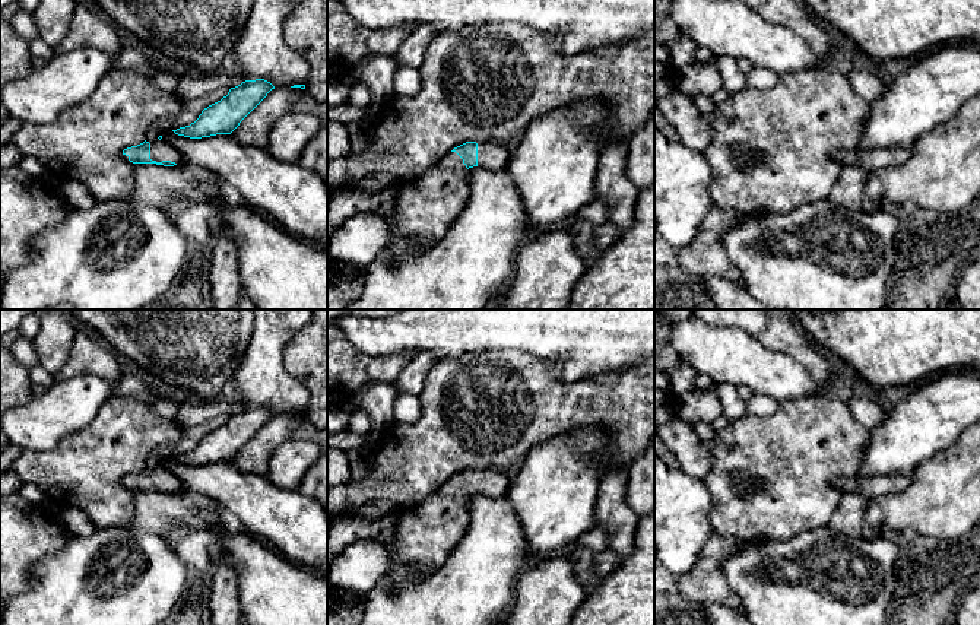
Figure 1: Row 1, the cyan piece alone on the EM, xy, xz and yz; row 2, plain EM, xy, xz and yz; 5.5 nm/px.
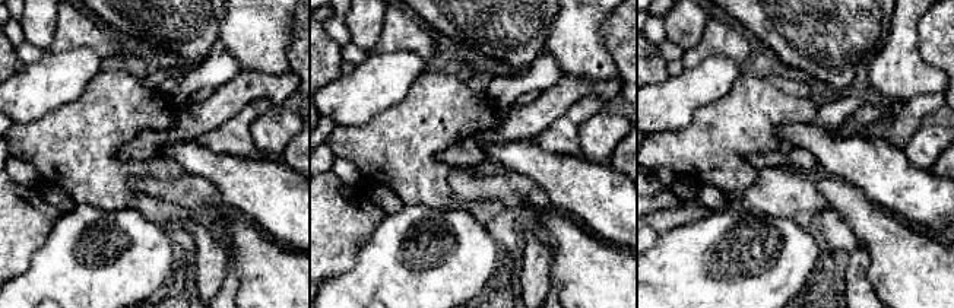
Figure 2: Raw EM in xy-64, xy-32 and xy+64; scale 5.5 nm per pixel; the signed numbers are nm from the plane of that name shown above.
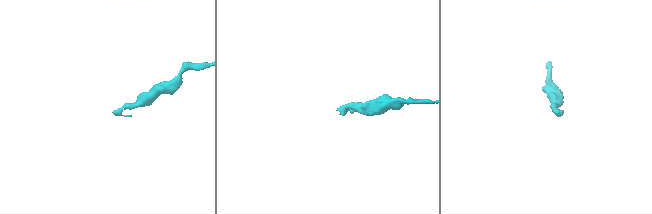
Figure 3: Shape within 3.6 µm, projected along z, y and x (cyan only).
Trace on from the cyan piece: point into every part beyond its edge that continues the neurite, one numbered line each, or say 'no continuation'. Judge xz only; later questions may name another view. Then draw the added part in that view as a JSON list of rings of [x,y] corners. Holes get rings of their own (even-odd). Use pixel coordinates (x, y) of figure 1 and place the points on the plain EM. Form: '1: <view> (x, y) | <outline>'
1: xz (492, 484) | [[[494,469],[478,470],[478,494],[492,498],[502,498],[510,488],[508,476]]]
2: xz (424, 536) | [[[450,479],[441,489],[416,505],[399,513],[394,537],[378,540],[388,553],[388,568],[410,564],[432,572],[460,542],[469,524],[463,486]]]

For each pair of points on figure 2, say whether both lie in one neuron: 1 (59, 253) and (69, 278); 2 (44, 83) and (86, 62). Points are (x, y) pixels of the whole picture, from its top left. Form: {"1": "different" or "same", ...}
{"1": "same", "2": "same"}

